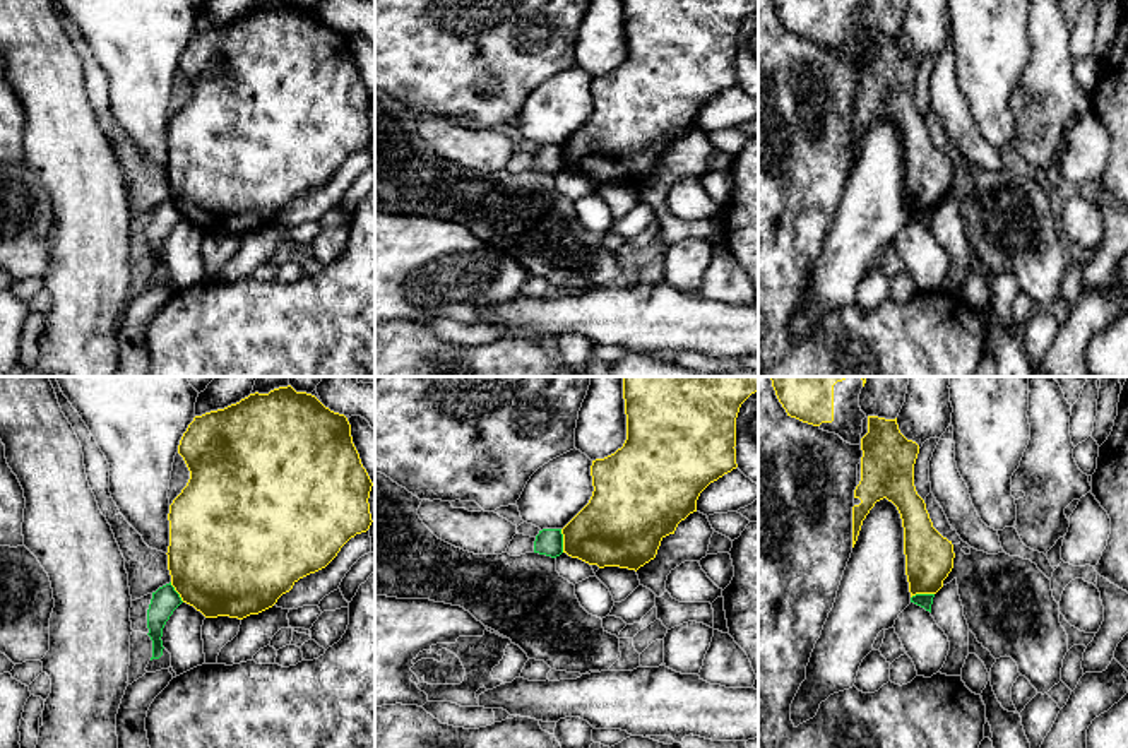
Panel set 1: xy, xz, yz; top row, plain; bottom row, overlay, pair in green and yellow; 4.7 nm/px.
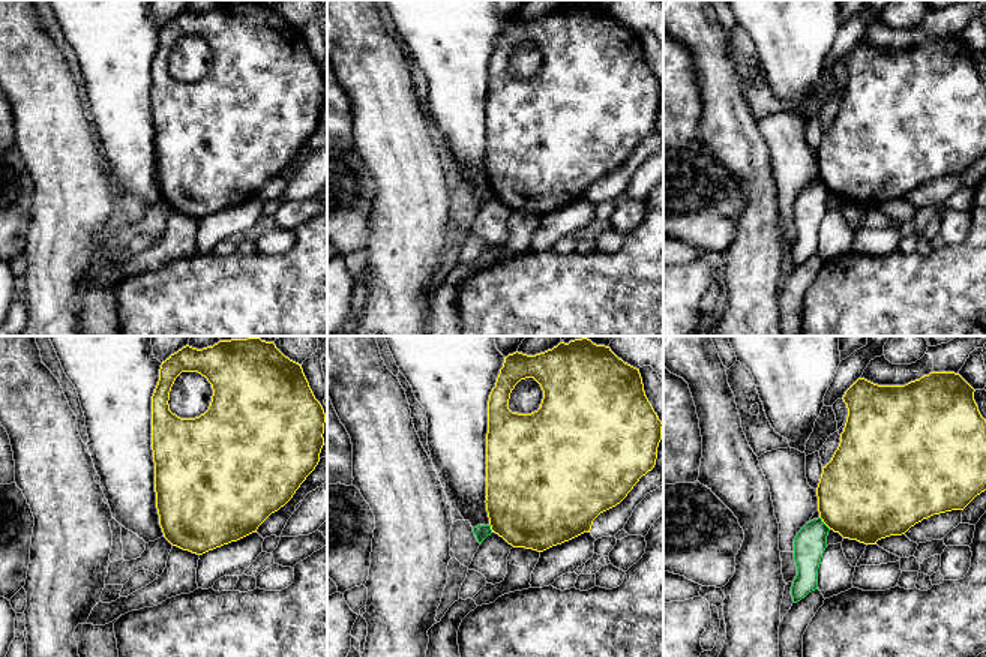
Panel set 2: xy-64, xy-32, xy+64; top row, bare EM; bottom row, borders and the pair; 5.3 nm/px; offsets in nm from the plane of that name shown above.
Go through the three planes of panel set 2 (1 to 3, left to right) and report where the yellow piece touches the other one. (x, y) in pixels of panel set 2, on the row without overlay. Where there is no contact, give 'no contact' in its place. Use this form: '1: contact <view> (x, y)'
1: no contact
2: contact xy-32 (489, 192)
3: contact xy+64 (823, 186)

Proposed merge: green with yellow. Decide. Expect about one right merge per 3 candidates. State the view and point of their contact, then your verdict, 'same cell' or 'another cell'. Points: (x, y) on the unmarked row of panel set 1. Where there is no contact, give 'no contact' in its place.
contact xz (562, 158); another cell

